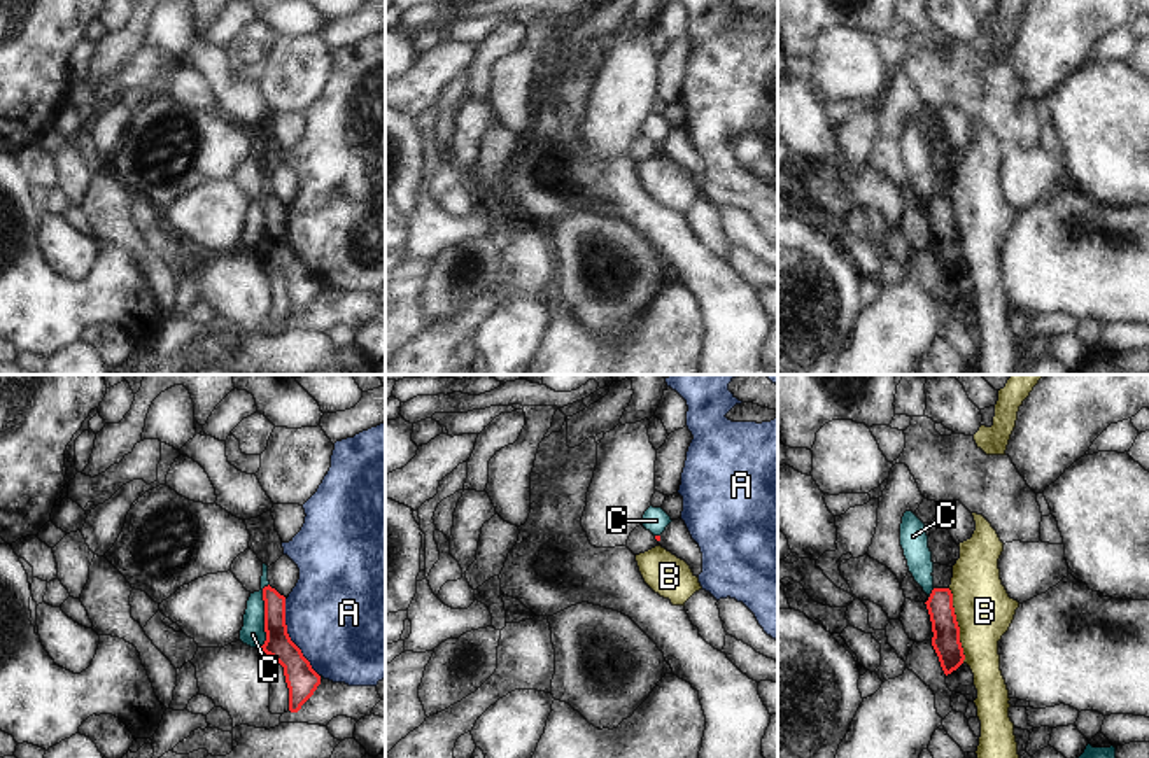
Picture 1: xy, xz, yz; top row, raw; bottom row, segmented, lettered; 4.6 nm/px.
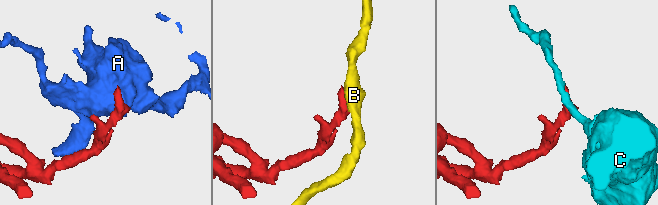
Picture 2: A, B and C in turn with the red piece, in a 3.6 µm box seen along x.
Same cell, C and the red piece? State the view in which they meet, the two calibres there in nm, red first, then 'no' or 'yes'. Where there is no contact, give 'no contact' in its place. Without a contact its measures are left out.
xy | 120/120 nm | no

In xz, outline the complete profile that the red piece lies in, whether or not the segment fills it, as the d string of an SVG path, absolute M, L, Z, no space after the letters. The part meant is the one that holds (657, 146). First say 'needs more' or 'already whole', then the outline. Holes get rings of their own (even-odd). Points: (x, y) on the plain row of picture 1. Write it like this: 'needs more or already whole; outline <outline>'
needs more; outline M643 133L636 135L629 147L627 156L634 161L645 161L655 154L659 154L660 144L653 144L650 138L646 138Z

